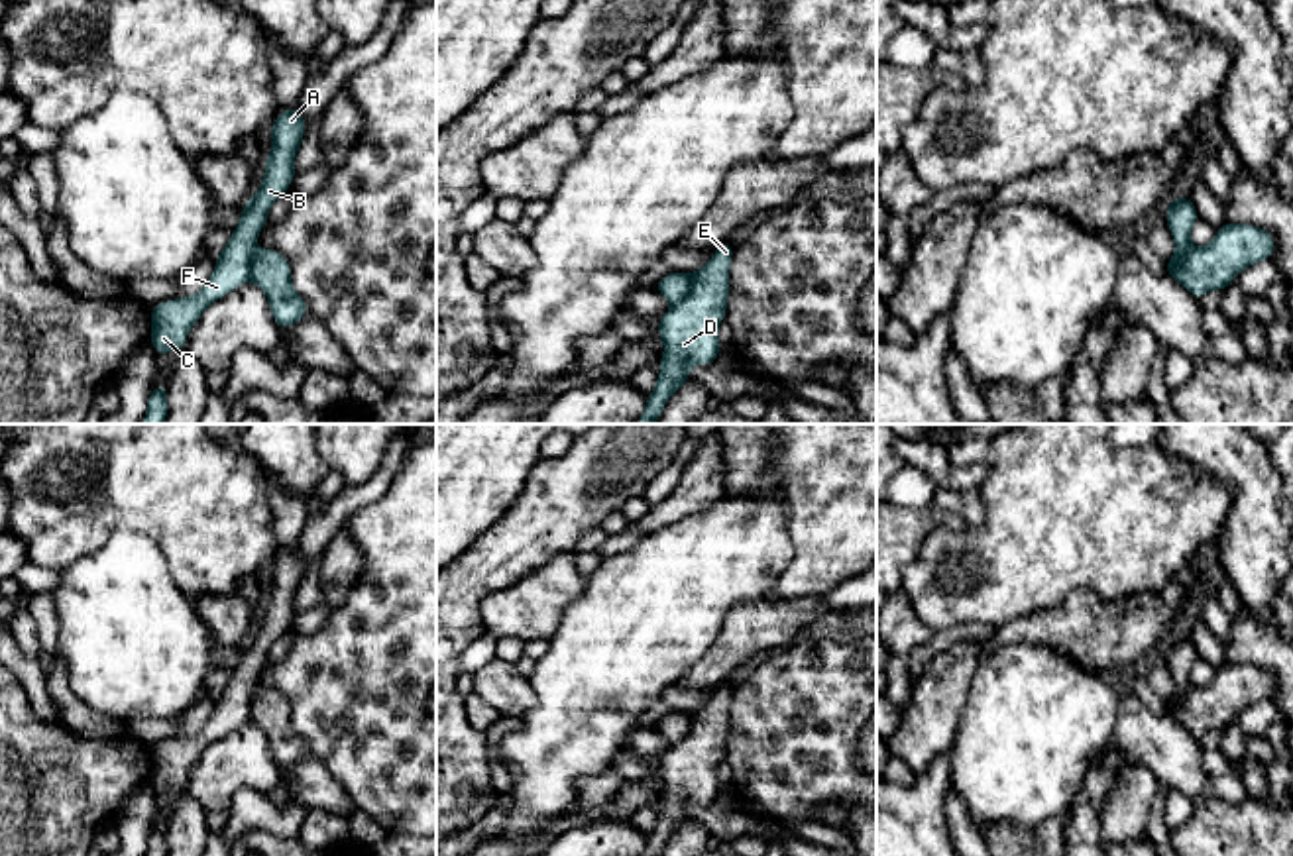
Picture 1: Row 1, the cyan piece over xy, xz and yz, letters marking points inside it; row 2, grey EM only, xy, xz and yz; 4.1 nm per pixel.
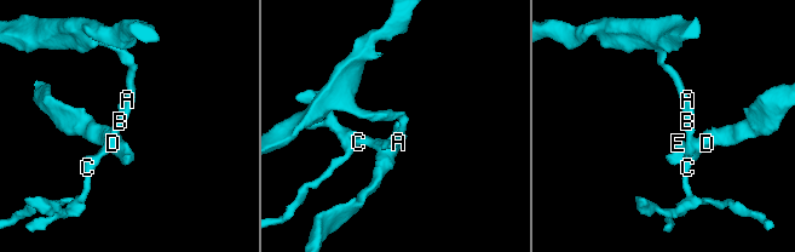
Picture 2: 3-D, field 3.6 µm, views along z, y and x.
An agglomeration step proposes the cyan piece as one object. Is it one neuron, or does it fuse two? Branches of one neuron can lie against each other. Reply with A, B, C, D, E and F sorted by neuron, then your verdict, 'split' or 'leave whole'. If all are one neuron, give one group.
A B C F / D E; split

